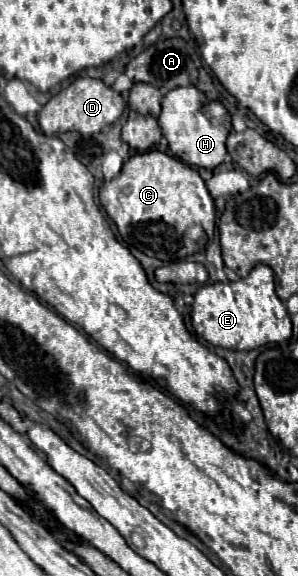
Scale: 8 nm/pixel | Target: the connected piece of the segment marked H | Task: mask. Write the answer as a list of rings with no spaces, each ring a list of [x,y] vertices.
[[[176,87],[176,89],[168,91],[162,99],[162,113],[158,117],[158,125],[164,133],[164,137],[168,139],[170,151],[178,159],[182,159],[188,165],[214,169],[226,157],[226,137],[232,131],[232,125],[230,125],[230,113],[220,103],[216,103],[216,107],[214,107],[216,119],[212,121],[206,115],[208,103],[210,103],[210,99],[200,89],[196,89],[196,87]]]

